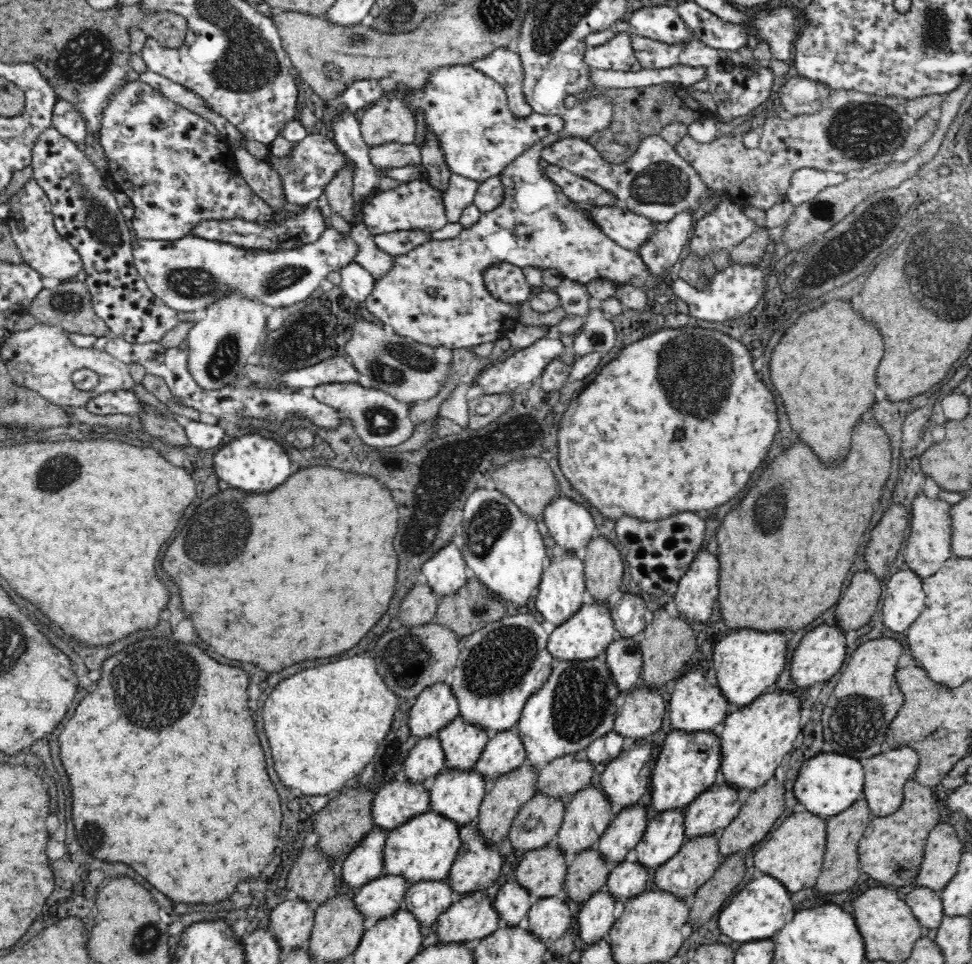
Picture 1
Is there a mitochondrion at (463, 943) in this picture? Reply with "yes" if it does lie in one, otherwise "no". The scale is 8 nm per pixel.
no

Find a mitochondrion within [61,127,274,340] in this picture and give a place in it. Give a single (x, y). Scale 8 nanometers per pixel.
(103, 224)

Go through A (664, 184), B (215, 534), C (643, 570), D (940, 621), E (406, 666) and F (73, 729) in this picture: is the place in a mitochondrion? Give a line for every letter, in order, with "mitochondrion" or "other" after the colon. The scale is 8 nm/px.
A: mitochondrion
B: mitochondrion
C: other
D: other
E: mitochondrion
F: other

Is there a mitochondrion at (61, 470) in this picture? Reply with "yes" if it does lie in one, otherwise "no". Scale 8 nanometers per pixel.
yes

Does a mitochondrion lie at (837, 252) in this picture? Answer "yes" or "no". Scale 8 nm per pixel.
yes

